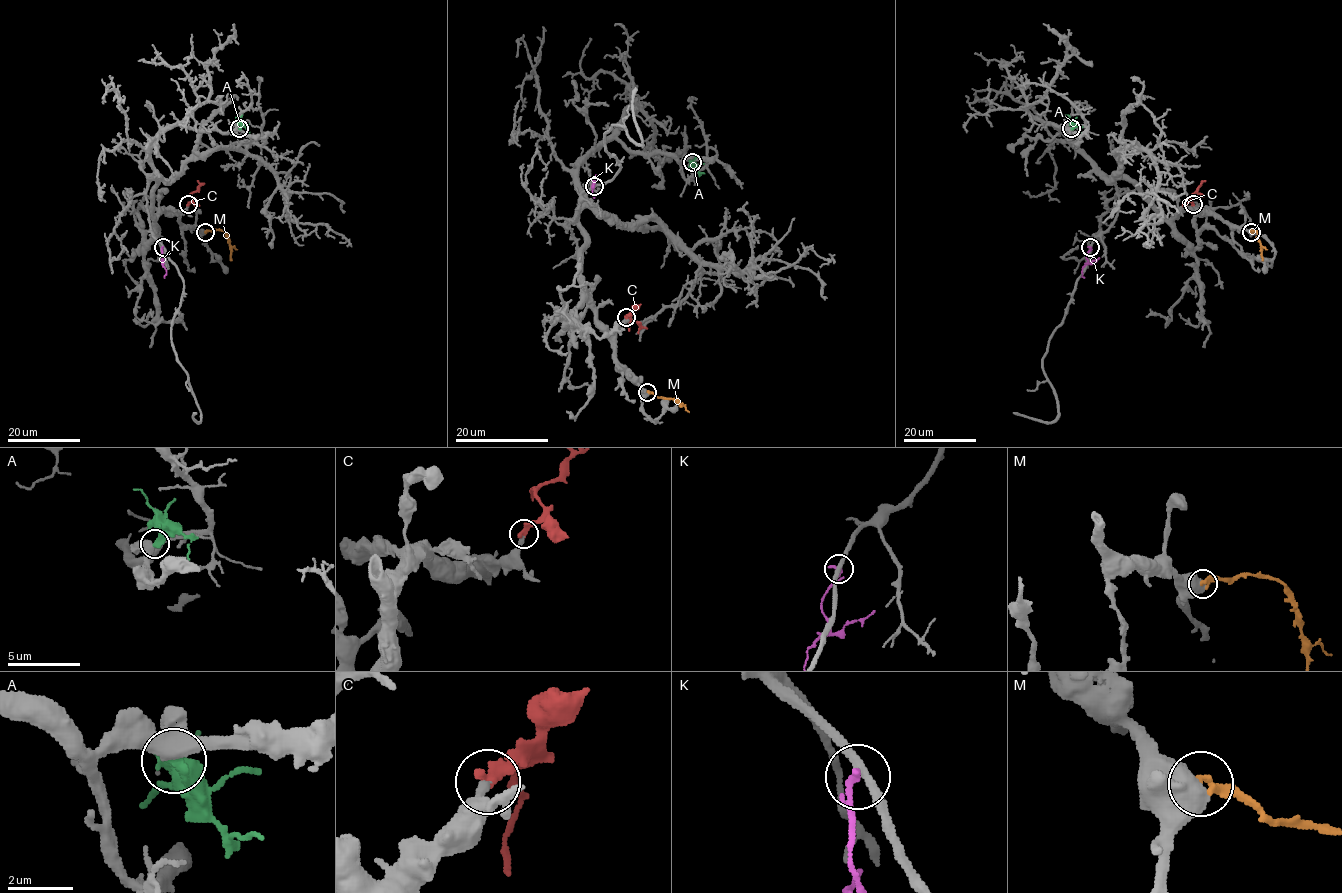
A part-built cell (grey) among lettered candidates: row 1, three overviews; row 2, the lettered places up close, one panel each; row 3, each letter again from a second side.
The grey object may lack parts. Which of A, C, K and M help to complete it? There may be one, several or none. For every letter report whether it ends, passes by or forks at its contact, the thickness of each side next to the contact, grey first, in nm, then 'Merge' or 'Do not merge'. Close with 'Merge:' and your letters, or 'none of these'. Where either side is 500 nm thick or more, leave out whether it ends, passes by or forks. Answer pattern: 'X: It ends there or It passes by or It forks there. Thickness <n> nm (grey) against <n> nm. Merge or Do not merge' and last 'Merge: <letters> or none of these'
A: It ends there. Thickness 400 nm (grey) against 340 nm. Do not merge
C: It ends there. Thickness 240 nm (grey) against 360 nm. Merge
K: It ends there. Thickness 280 nm (grey) against 280 nm. Do not merge
M: Thickness 800 nm (grey) against 240 nm. Do not merge
Merge: C

